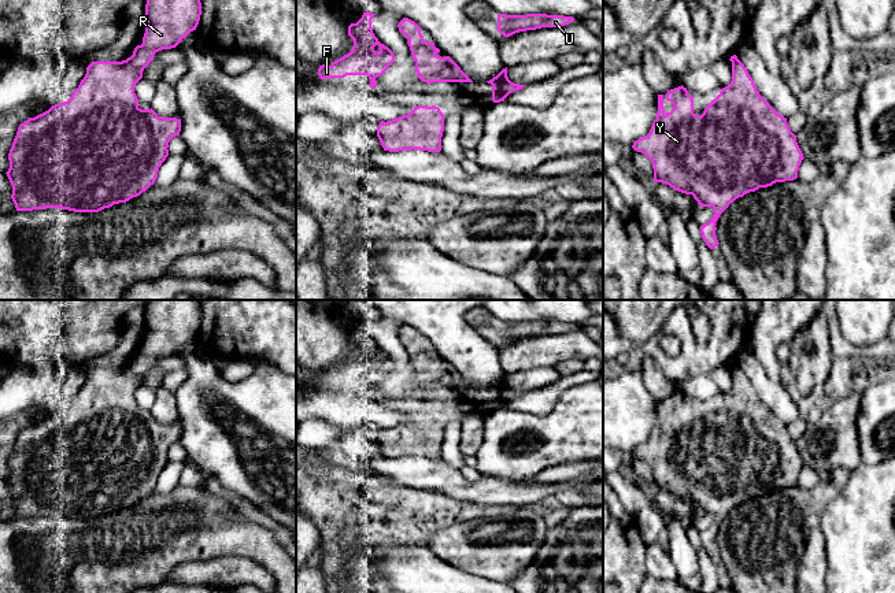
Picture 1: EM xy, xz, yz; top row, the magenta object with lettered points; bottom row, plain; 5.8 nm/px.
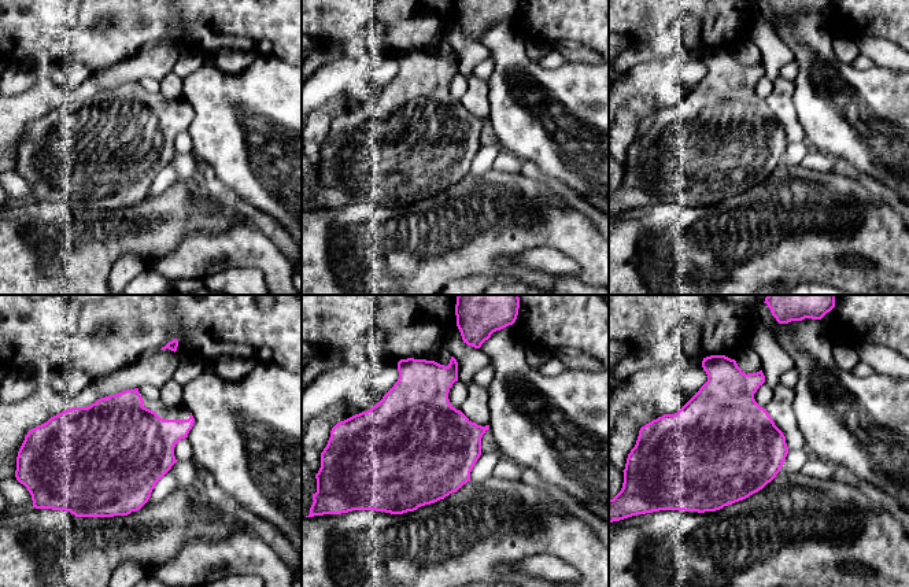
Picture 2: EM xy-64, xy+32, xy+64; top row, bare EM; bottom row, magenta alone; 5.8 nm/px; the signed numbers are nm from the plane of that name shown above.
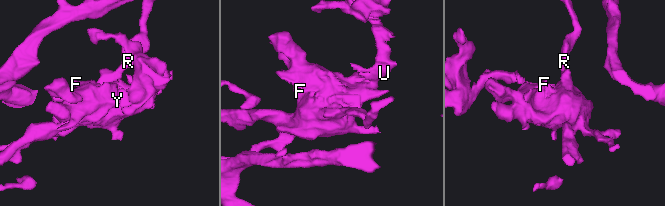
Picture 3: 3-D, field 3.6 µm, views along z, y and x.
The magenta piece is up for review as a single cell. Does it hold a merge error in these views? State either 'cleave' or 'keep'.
cleave

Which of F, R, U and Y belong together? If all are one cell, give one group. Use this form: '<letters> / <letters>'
F U Y / R

